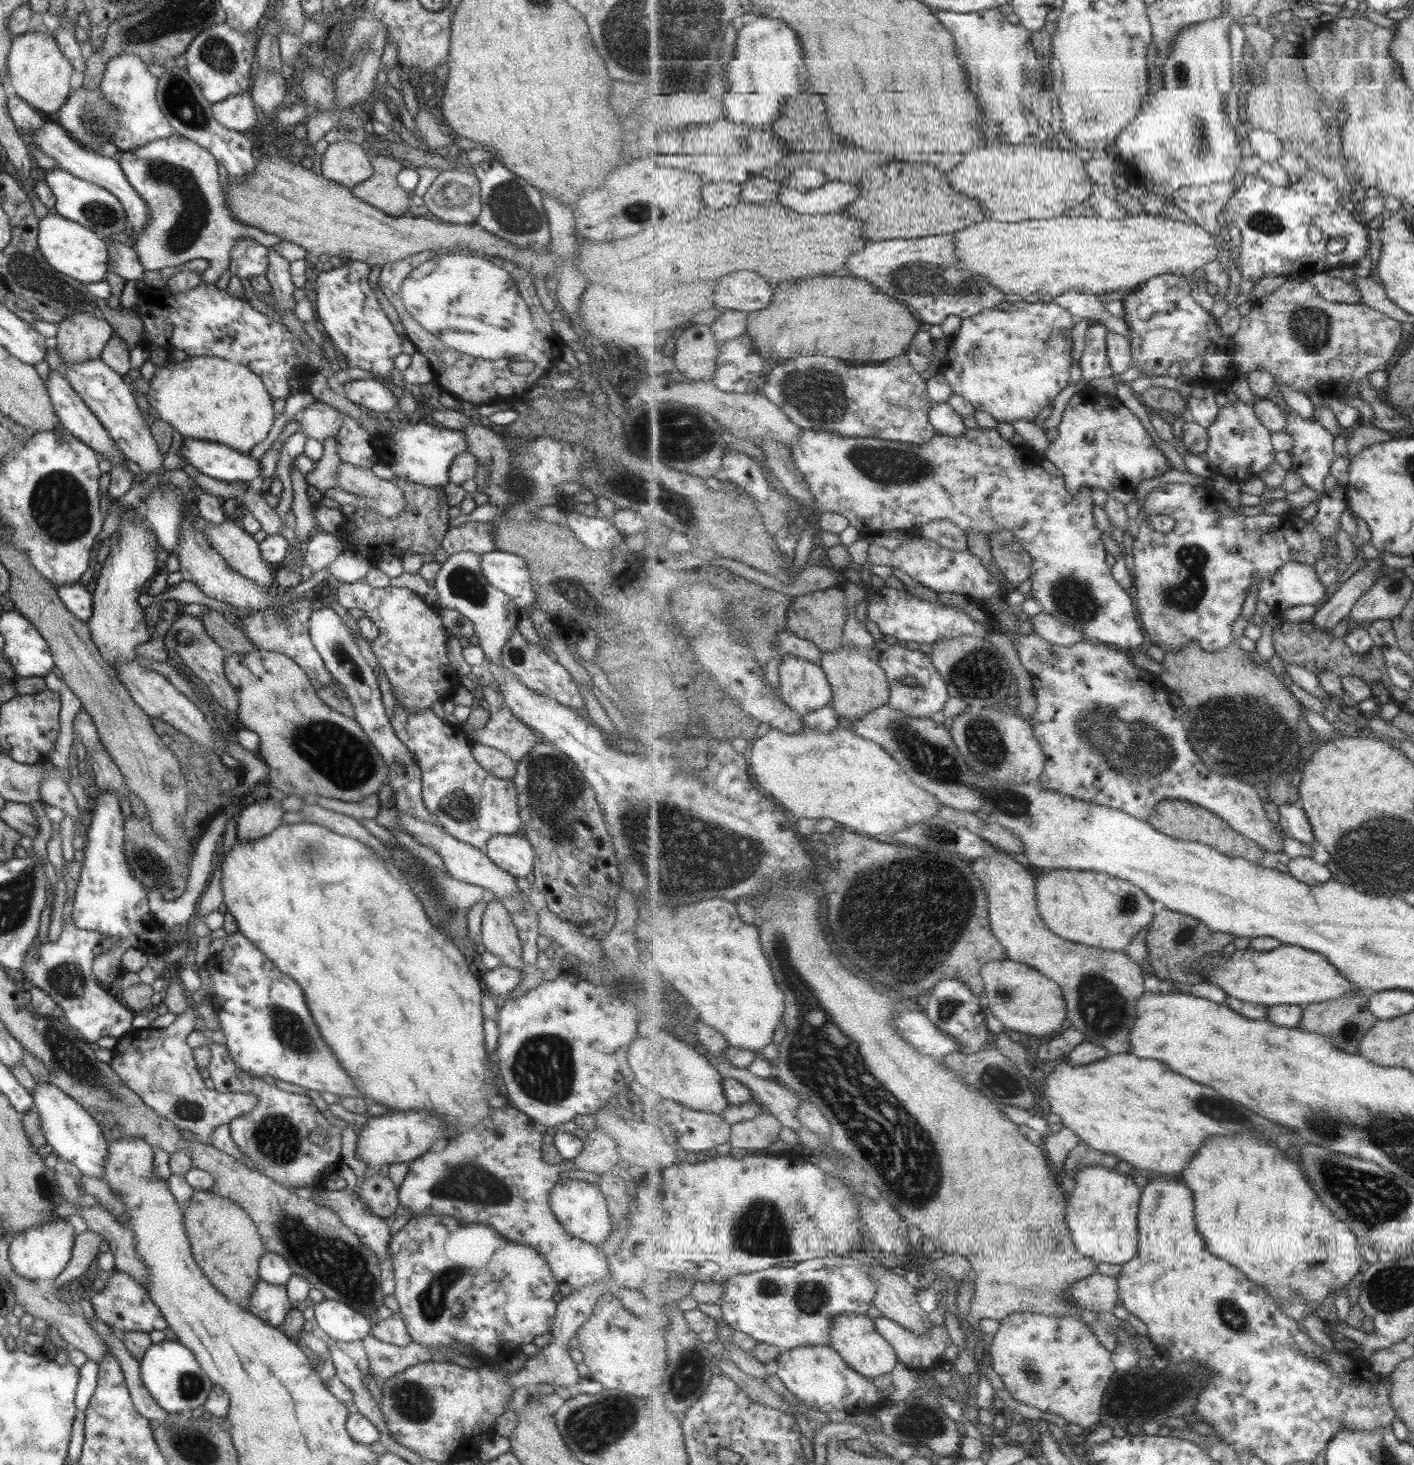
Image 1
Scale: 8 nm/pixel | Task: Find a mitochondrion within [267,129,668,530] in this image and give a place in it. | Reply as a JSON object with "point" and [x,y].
{"point":[509,206]}

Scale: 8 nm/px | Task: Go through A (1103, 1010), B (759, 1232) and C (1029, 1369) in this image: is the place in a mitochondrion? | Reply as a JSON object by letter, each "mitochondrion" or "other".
{"A":"mitochondrion","B":"mitochondrion","C":"mitochondrion"}

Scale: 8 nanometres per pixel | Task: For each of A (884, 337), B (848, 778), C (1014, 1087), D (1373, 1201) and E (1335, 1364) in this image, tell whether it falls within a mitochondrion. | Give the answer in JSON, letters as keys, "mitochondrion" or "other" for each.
{"A":"other","B":"other","C":"mitochondrion","D":"mitochondrion","E":"other"}

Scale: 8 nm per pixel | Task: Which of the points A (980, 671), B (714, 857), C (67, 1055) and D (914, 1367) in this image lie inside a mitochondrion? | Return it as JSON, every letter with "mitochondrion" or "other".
{"A":"mitochondrion","B":"mitochondrion","C":"mitochondrion","D":"other"}

